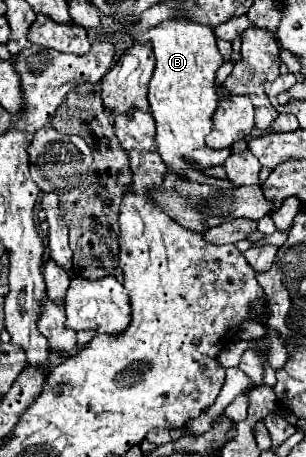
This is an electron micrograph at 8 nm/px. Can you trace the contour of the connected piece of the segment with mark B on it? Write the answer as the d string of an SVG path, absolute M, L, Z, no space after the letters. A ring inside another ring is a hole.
M173 17L151 27L151 31L139 35L135 41L151 43L155 53L155 71L149 83L149 105L157 121L155 141L163 161L175 175L181 175L181 171L203 171L223 165L231 151L205 147L205 135L213 127L213 113L217 109L215 75L223 65L223 57L215 45L213 27L201 25L189 17ZM185 157L193 159L195 165L183 161Z

